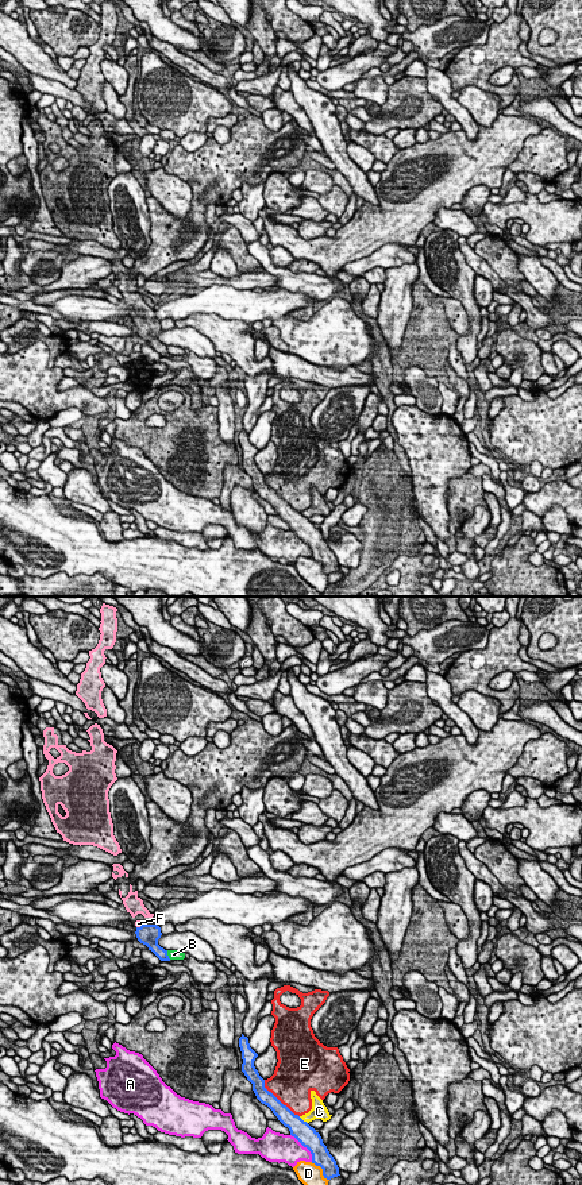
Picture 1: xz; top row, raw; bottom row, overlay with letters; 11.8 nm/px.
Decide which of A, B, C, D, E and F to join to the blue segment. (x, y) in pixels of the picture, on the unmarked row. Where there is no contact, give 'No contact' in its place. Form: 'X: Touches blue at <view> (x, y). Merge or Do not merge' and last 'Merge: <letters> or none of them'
A: Touches blue at xz (305, 541). Do not merge
B: Touches blue at xz (166, 350). Do not merge
C: Touches blue at xz (301, 514). Do not merge
D: Touches blue at xz (322, 563). Do not merge
E: Touches blue at xz (277, 494). Do not merge
F: Touches blue at xz (141, 321). Merge
Merge: F

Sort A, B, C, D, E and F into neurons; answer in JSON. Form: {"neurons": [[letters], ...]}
{"neurons": [["A"], ["B"], ["C"], ["D"], ["E"], ["F"]]}

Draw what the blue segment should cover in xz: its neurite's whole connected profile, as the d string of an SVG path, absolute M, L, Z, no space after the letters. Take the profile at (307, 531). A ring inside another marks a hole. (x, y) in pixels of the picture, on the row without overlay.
M242 429L239 433L239 443L242 447L242 467L253 479L253 486L257 494L267 501L278 516L289 524L290 530L294 532L312 549L312 559L323 564L323 571L327 575L340 571L336 556L329 549L327 541L323 539L320 529L304 517L298 510L294 510L286 501L284 501L271 487L265 483L265 475L259 471L254 462L258 449L250 443L248 433Z

